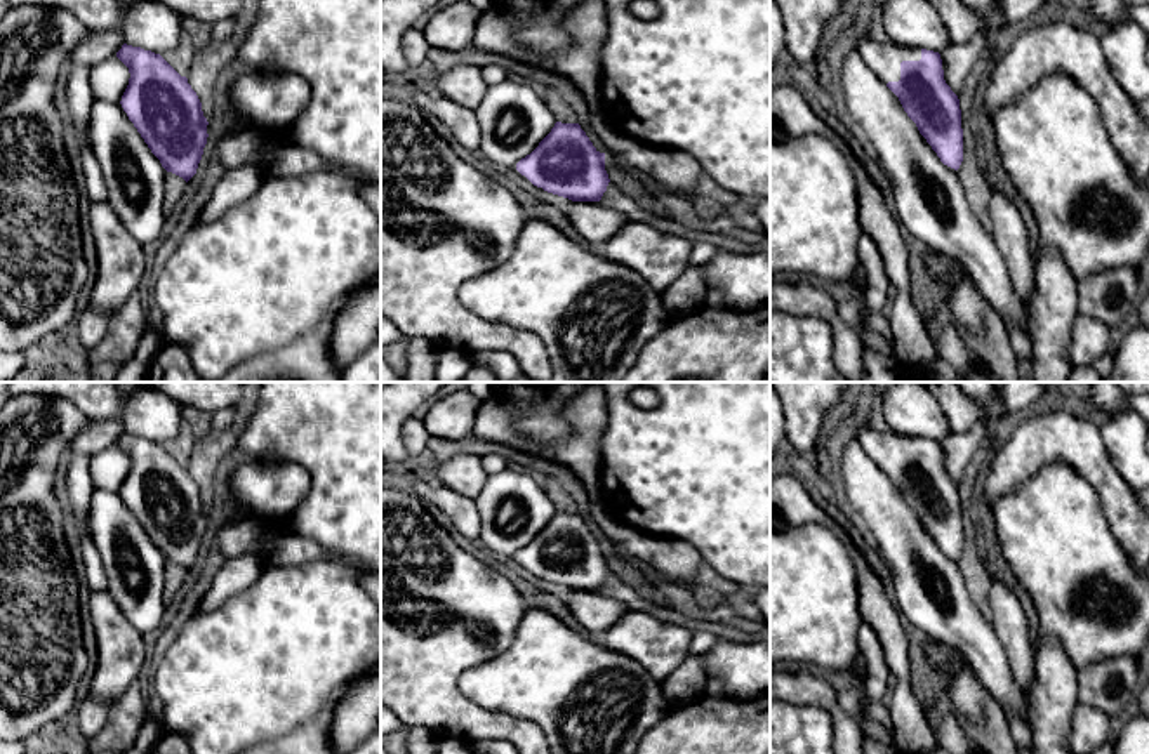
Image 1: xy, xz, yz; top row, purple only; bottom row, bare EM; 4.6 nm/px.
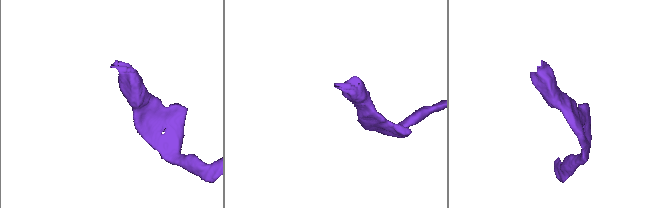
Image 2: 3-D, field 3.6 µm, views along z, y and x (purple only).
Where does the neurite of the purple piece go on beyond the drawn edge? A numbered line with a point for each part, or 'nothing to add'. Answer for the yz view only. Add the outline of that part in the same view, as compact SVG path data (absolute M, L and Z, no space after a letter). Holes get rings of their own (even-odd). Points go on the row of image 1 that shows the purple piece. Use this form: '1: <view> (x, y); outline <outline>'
1: yz (883, 59); outline M860 28L859 36L853 43L855 50L866 61L866 64L885 82L900 80L900 63L902 61L920 61L920 47L902 47L893 42L878 42L867 30Z

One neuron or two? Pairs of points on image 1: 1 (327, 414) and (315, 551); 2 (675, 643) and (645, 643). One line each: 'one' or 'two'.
1: two
2: one

